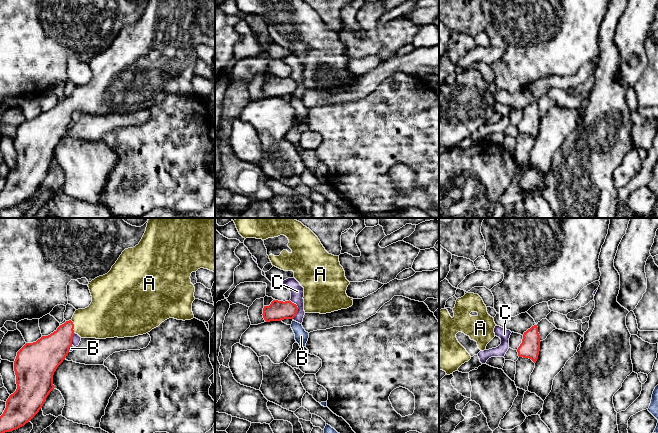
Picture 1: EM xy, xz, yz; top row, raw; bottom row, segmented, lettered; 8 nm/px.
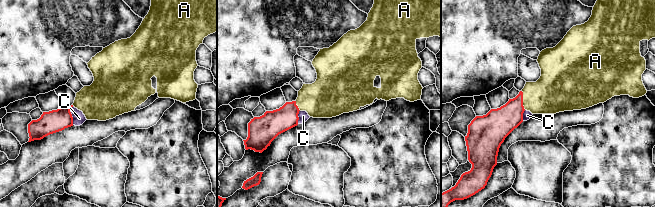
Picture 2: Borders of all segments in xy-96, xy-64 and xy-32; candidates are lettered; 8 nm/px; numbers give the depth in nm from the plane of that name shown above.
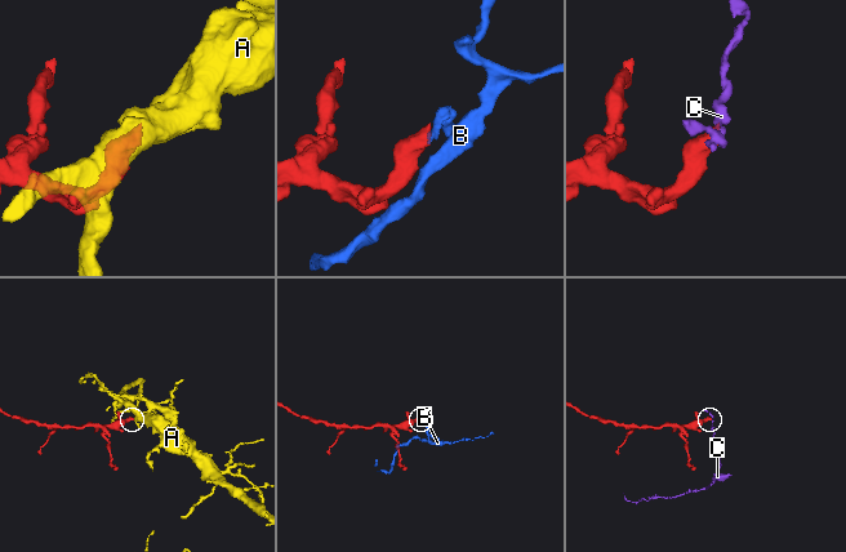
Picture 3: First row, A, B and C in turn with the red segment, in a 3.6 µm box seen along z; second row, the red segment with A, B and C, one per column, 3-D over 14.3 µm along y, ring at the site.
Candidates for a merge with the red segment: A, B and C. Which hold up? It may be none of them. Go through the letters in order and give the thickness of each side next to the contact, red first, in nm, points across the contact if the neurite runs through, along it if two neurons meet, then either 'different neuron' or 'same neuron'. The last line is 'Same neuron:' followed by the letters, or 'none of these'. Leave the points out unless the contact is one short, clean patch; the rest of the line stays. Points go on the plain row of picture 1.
A: calibres 240 and 300 nm; way xy (52, 125), (73, 102), (103, 95); same neuron
B: calibres 280 and 40 nm; border xy (72, 121), (68, 127); different neuron
C: calibres 160 and 110 nm; border xz (289, 76), (297, 83), (297, 89), (293, 94); different neuron
Same neuron: A

